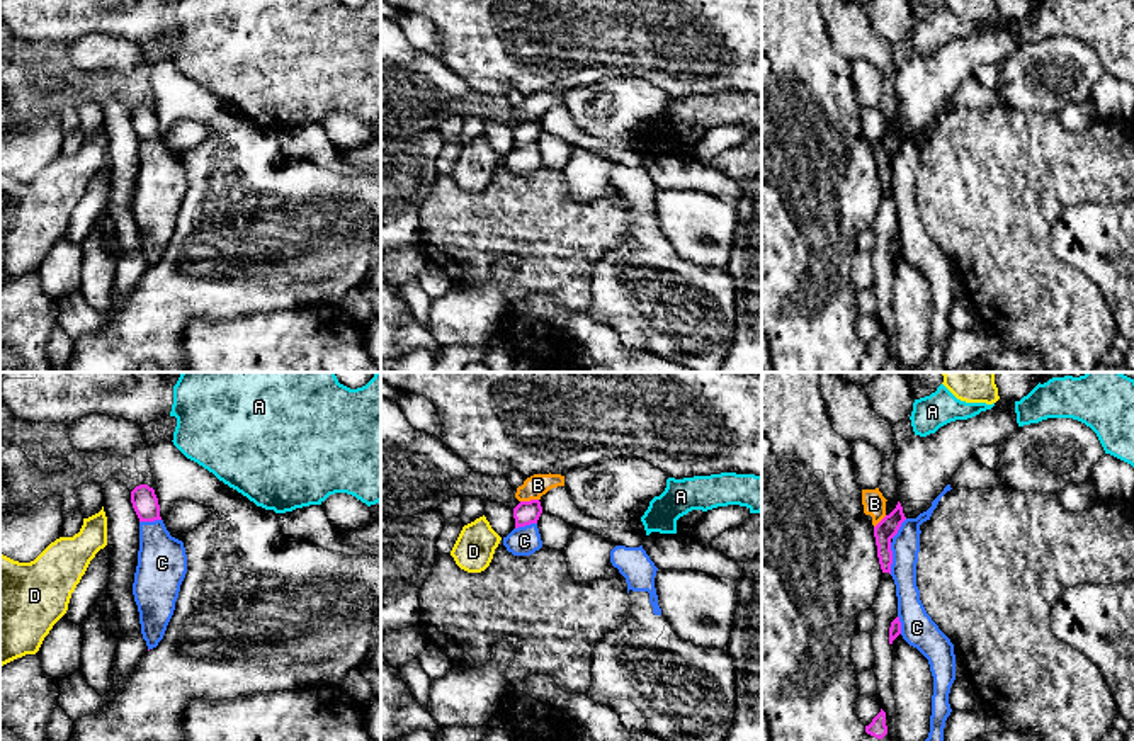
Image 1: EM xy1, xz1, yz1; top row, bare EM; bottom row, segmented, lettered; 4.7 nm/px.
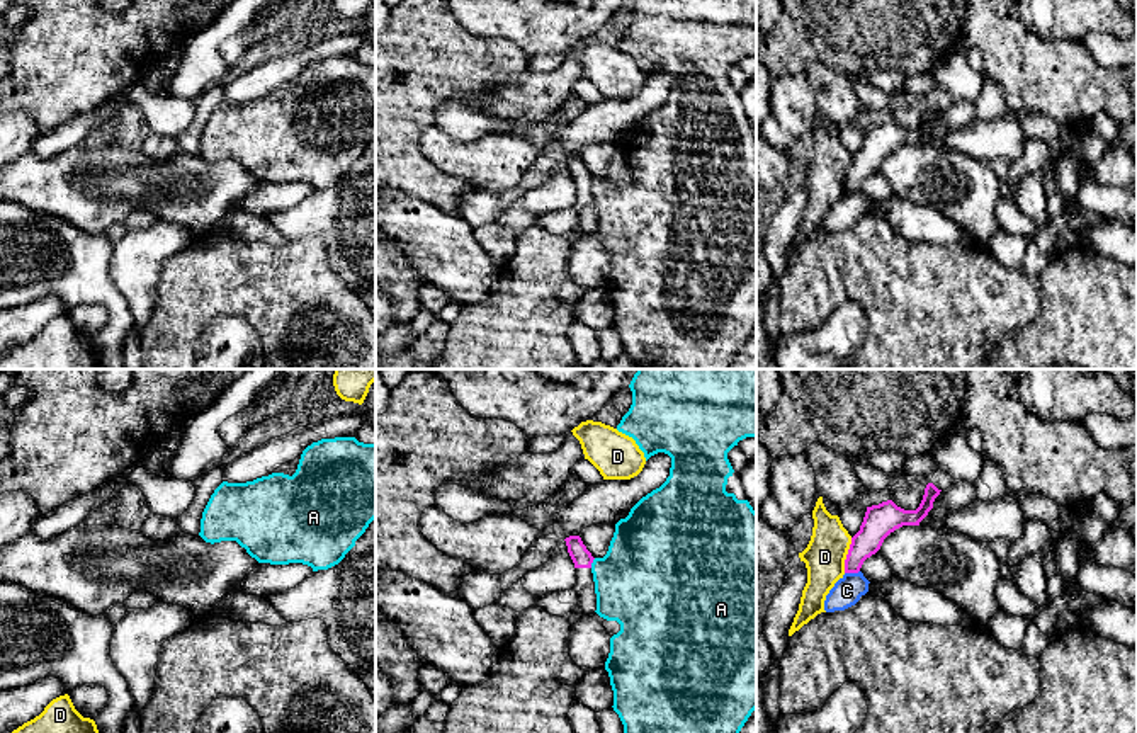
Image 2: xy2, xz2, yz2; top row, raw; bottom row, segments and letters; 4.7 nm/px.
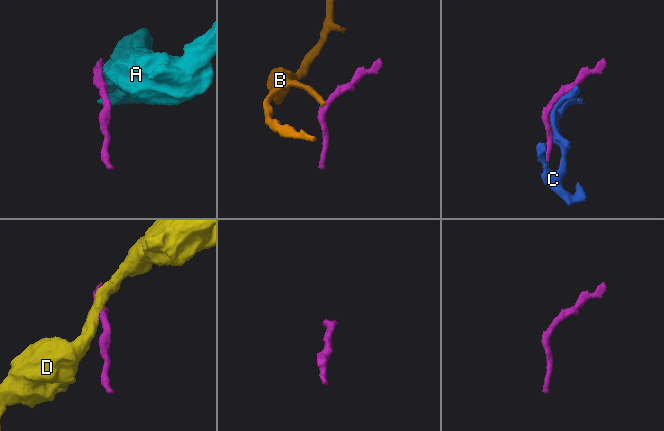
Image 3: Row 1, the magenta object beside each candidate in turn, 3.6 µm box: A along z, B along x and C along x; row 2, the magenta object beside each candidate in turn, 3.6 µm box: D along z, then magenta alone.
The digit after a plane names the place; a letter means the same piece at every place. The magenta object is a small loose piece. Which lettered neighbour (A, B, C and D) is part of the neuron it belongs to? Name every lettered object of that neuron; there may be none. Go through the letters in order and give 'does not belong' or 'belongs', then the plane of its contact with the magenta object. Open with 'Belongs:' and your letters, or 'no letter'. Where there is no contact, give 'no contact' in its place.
Belongs: no letter
A: does not belong | xz2
B: does not belong | xz1
C: does not belong | yz1
D: does not belong | yz2

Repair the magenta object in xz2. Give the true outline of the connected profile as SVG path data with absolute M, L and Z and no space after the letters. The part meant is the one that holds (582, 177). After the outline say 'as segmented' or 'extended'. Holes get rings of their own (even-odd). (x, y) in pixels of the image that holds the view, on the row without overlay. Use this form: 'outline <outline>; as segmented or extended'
outline M569 155L564 158L568 165L568 172L574 182L576 190L576 202L573 209L578 214L578 224L571 236L568 238L569 243L576 243L583 235L588 235L597 230L597 213L595 213L595 201L591 192L593 175L583 163L580 155Z; extended

